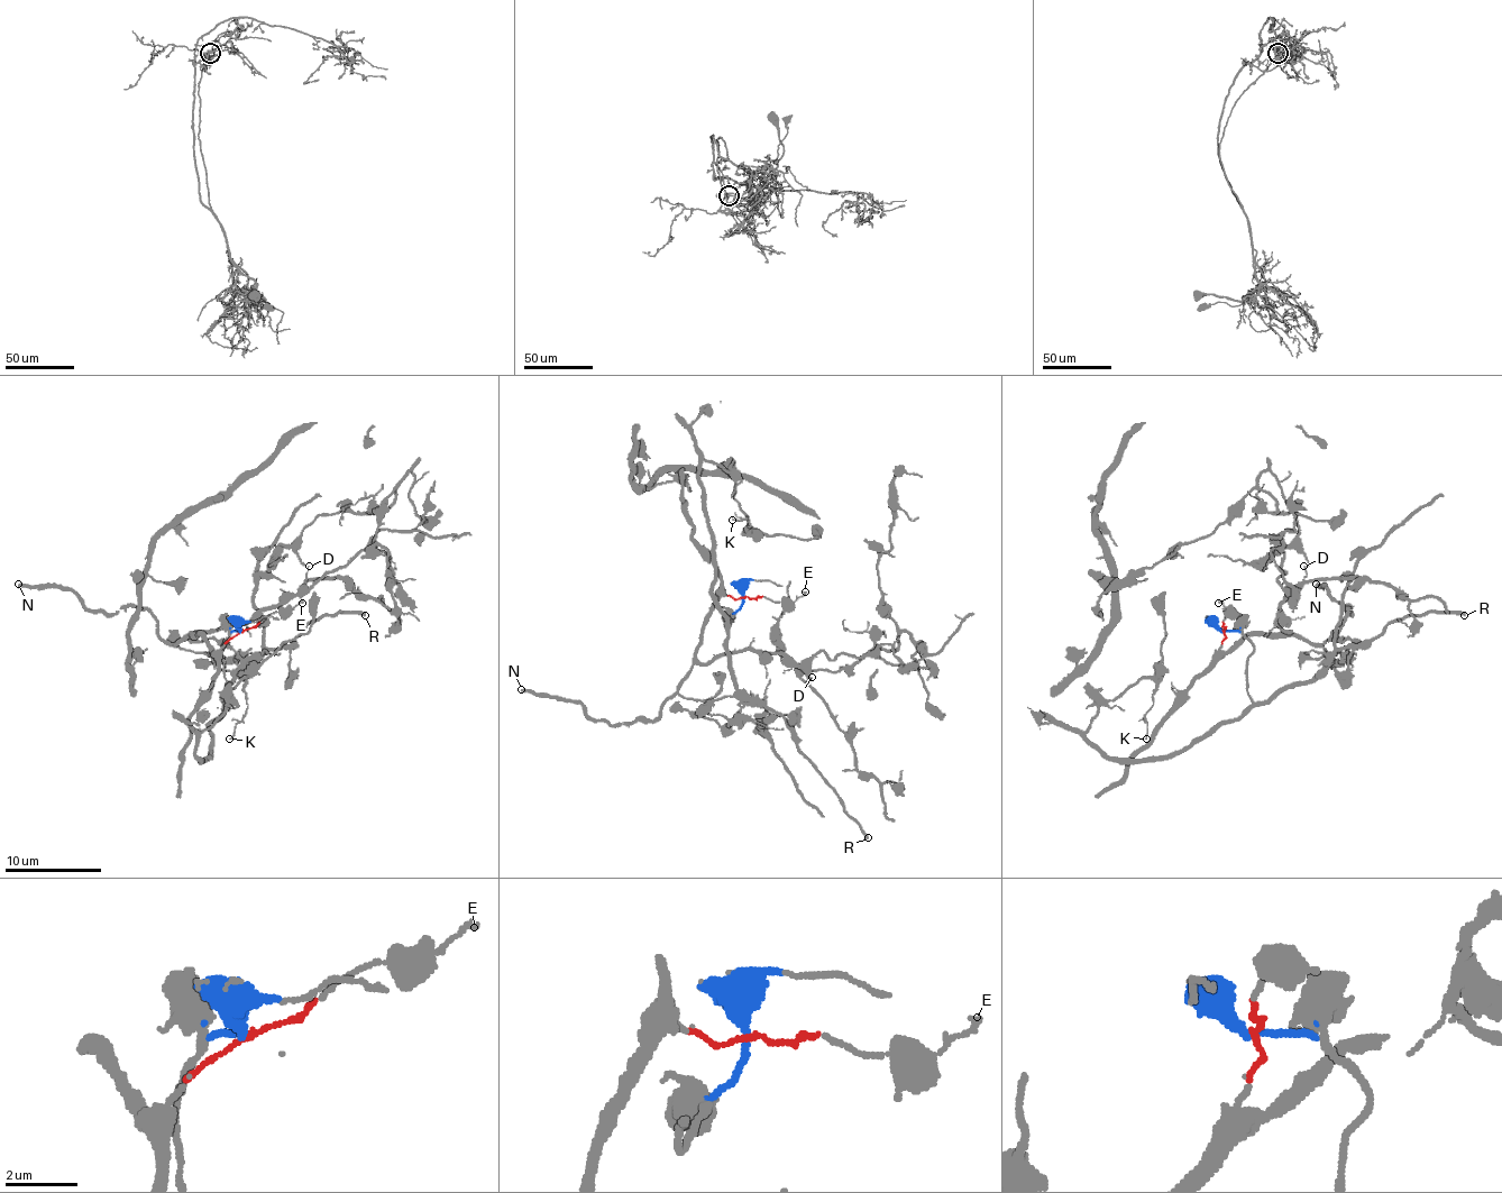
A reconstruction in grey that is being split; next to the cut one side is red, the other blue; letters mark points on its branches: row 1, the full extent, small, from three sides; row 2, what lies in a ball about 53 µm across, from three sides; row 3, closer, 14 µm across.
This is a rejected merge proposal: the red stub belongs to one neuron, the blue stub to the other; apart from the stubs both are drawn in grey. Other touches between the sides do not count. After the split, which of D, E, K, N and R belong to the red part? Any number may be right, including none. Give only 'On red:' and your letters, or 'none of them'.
On red: D, E, N

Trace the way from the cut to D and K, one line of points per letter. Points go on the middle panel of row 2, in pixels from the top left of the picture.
D: (745, 596), (721, 596), (704, 623), (699, 661), (711, 663), (725, 654), (757, 649), (784, 654), (813, 678)
K: (745, 596), (725, 627), (704, 458), (733, 478), (750, 526), (733, 519)

